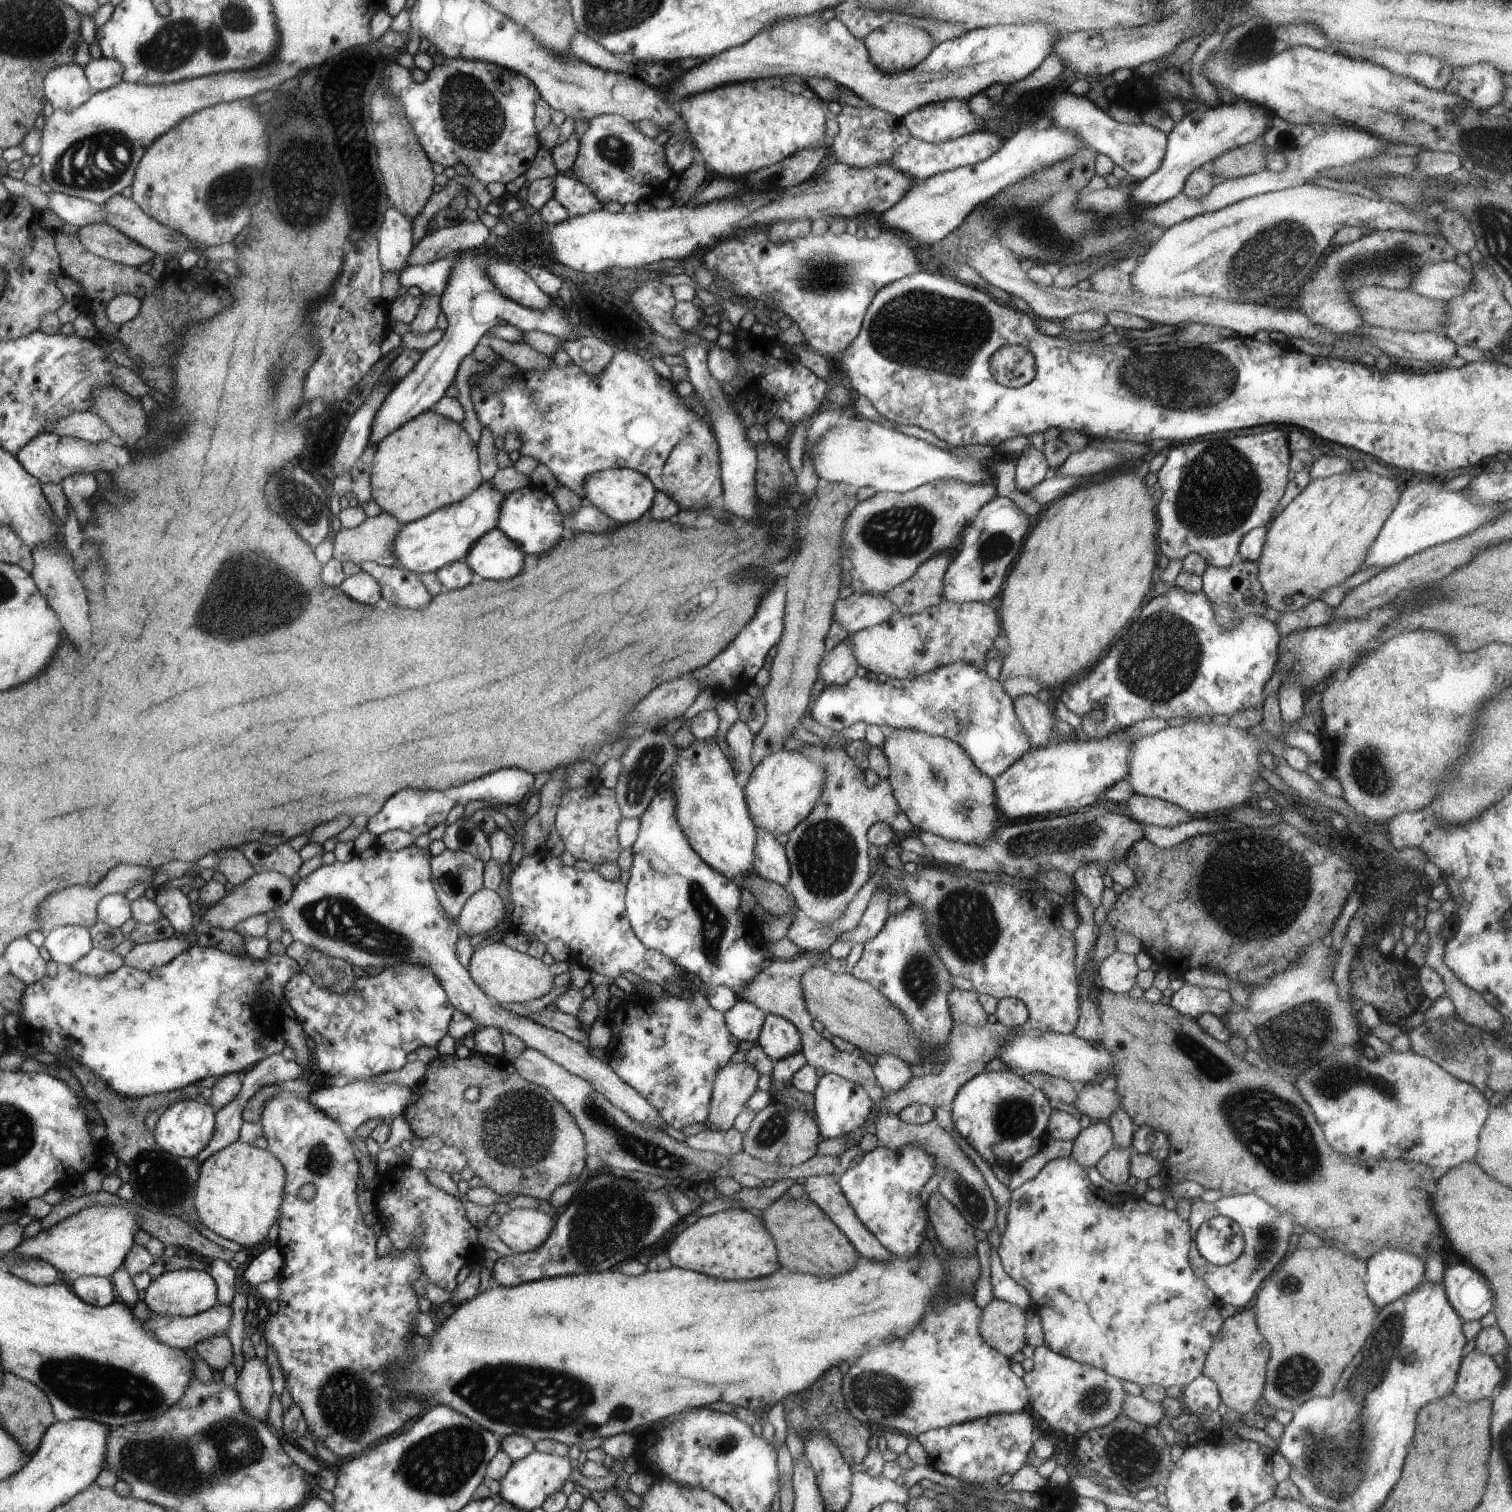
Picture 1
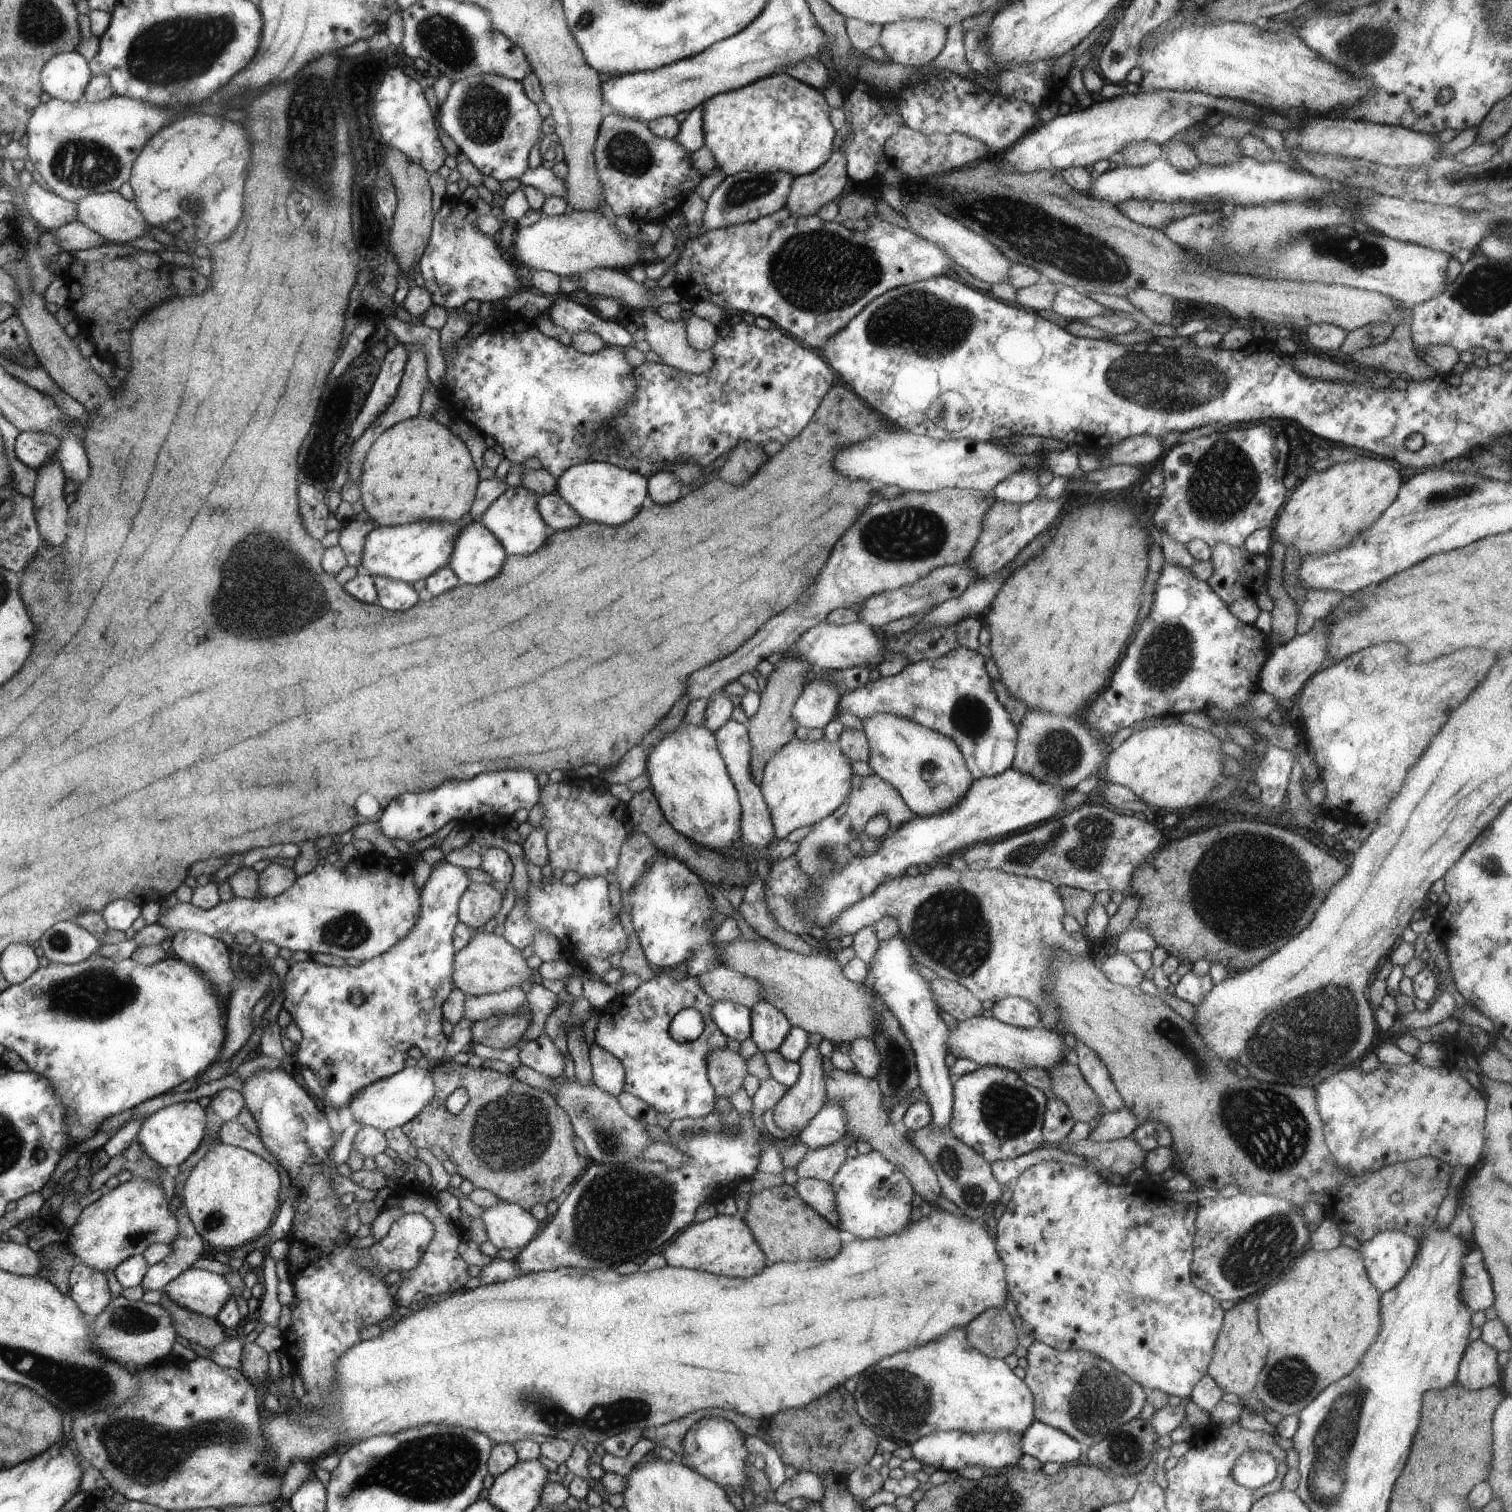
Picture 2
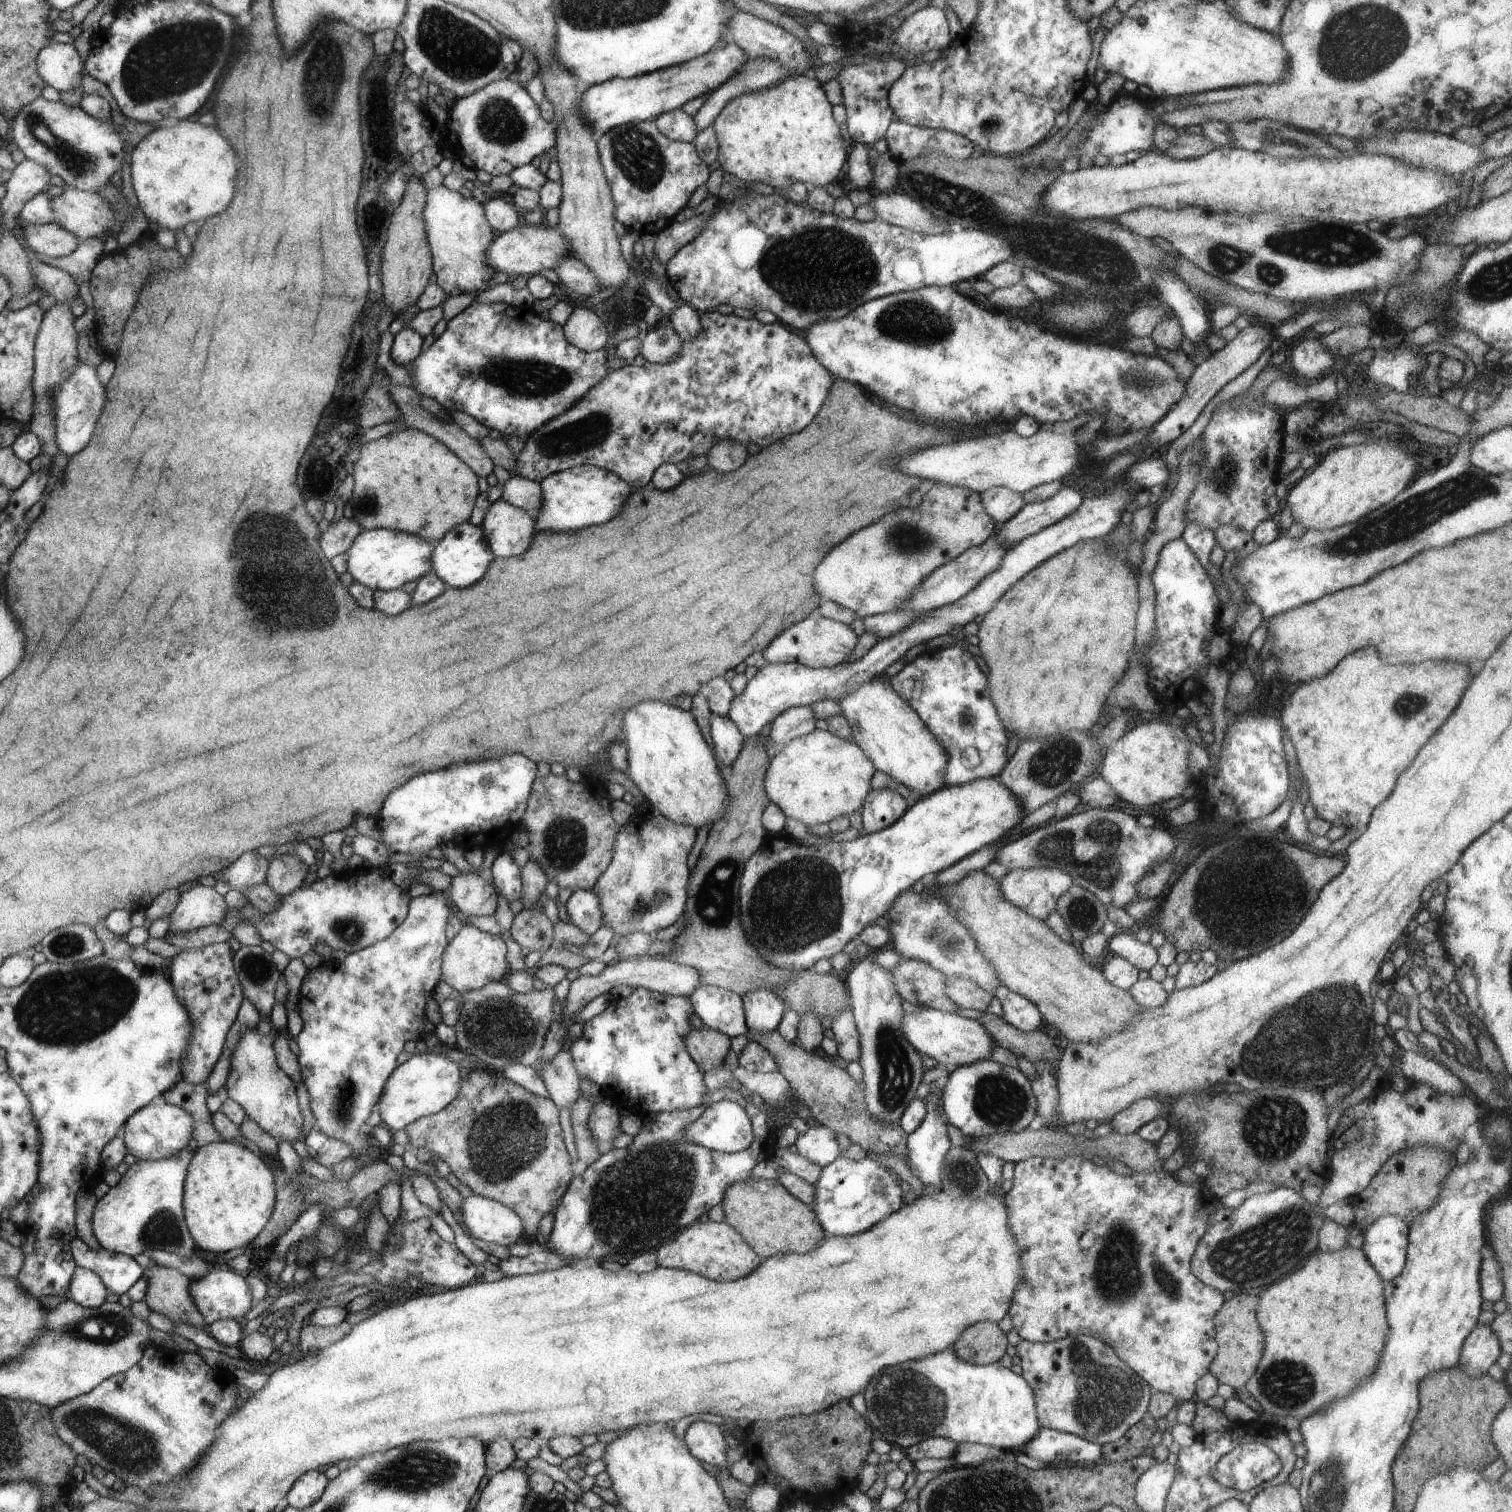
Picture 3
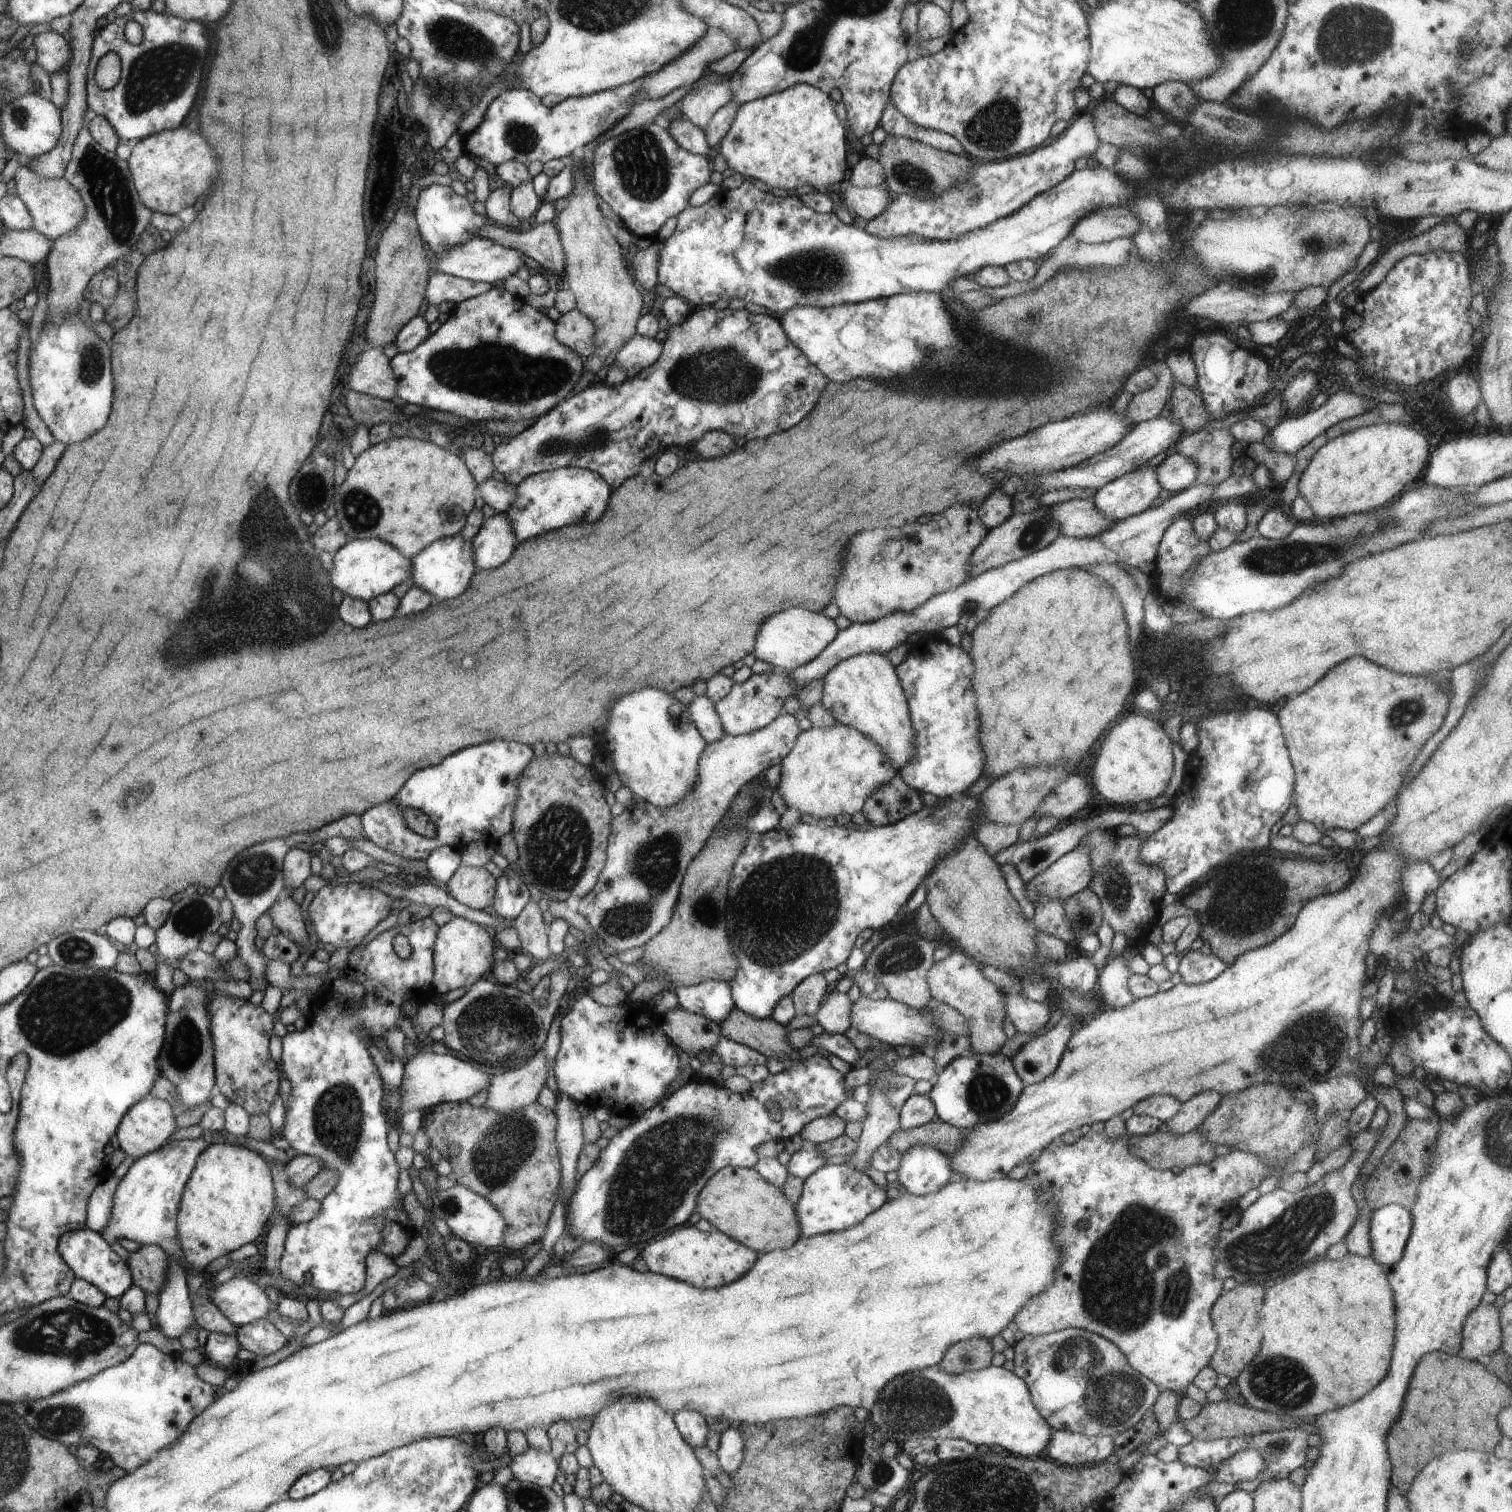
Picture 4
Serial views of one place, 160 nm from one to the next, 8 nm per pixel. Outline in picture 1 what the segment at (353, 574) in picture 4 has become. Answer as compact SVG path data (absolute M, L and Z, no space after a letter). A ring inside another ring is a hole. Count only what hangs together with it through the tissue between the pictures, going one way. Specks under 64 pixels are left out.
M484 481L483 485L480 485L478 489L462 500L443 506L419 521L405 524L403 530L397 535L393 543L393 553L406 570L416 571L419 575L424 572L436 572L451 562L464 561L479 538L484 537L491 530L497 528L500 522L501 505L505 500L505 496L506 494L492 481Z

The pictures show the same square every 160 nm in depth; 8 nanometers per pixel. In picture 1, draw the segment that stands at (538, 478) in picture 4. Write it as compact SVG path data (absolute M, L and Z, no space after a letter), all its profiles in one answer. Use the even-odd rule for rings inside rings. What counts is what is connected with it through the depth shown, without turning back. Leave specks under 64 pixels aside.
M604 469L590 474L585 479L585 496L589 504L594 505L610 518L618 520L620 524L626 524L630 520L642 518L655 502L657 496L655 483L642 472L629 469Z

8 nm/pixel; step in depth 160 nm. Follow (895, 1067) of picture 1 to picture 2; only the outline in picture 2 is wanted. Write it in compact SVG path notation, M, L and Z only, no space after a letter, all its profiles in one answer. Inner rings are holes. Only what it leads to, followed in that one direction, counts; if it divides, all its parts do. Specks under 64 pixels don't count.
M855 1039L850 1043L850 1059L855 1071L868 1079L877 1080L881 1072L882 1058L873 1041L869 1039Z

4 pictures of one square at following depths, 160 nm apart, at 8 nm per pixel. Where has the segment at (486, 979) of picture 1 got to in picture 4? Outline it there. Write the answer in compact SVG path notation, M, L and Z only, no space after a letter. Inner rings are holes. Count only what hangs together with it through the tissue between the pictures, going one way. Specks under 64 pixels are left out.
M452 917L452 920L439 927L439 934L435 944L435 987L438 994L456 990L456 988L470 988L476 981L480 981L493 970L494 967L494 938L490 929L462 917Z

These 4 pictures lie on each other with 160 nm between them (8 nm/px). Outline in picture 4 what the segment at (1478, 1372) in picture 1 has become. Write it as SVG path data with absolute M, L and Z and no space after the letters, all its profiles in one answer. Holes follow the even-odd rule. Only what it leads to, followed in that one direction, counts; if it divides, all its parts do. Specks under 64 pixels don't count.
M1481 1302L1466 1317L1461 1334L1460 1358L1477 1361L1478 1356L1492 1357L1501 1348L1499 1310Z

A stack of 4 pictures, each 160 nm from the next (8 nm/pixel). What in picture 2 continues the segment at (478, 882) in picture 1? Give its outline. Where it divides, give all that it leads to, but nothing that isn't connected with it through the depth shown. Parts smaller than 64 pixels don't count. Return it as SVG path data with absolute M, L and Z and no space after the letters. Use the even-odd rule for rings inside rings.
M448 861L436 865L423 888L421 916L412 932L394 945L387 953L364 961L359 967L345 965L329 967L315 960L295 962L289 967L284 990L283 1009L302 1031L302 1042L296 1058L301 1067L314 1072L326 1098L340 1108L348 1106L352 1097L366 1085L386 1079L405 1070L408 1050L420 1044L418 1050L428 1060L440 1062L446 1049L446 1036L442 1032L444 1018L442 1006L457 988L454 979L454 934L459 922L459 900L472 882L467 868ZM352 988L358 988L365 997L361 1006L354 1006L349 999Z

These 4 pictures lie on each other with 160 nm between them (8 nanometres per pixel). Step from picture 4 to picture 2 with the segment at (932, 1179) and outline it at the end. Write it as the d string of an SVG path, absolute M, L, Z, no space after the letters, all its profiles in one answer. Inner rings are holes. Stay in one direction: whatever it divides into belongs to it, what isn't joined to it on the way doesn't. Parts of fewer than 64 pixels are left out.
M899 932L893 938L879 942L863 984L873 991L900 1024L901 1032L906 1036L915 1057L919 1085L933 1114L933 1127L944 1132L944 1128L950 1128L953 1112L953 1086L949 1074L950 1055L946 1050L948 1027L943 1020L944 1013L938 1008L932 993L931 982L920 976L916 964L905 939Z

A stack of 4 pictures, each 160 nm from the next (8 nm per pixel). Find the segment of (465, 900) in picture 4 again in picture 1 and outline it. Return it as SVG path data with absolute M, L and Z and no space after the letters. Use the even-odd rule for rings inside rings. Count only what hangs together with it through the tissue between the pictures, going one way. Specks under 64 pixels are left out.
M483 888L474 894L463 906L457 918L458 928L464 936L484 935L484 941L493 939L485 935L492 934L502 922L506 906L494 890Z

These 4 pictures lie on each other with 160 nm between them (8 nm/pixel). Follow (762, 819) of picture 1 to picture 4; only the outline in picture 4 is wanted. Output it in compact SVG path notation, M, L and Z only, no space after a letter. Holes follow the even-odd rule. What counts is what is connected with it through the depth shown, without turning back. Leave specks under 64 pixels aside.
M838 722L833 727L813 726L802 731L780 768L780 781L774 792L783 798L787 808L818 818L861 812L866 799L897 773L871 739Z

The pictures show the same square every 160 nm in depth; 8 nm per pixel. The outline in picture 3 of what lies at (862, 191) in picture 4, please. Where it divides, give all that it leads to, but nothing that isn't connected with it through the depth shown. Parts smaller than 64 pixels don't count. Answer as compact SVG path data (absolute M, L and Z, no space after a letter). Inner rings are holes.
M895 190L872 196L869 203L877 219L923 235L946 235L948 228L932 211L926 210L920 201Z

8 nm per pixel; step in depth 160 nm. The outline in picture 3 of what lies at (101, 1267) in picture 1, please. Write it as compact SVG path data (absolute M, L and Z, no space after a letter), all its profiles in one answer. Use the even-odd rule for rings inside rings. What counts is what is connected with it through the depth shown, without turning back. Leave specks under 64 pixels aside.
M189 1143L174 1157L159 1161L139 1161L131 1166L116 1186L97 1200L91 1225L102 1249L134 1258L150 1250L166 1250L180 1256L197 1254L197 1246L183 1211L187 1166L193 1157Z

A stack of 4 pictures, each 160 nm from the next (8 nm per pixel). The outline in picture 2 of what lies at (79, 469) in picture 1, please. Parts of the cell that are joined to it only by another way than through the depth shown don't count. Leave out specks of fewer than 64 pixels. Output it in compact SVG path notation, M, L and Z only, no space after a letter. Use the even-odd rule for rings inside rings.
M21 431L14 443L14 452L17 459L23 462L28 468L38 471L41 467L46 465L54 456L56 456L57 449L60 446L61 440L56 435L47 435L44 433L33 433L30 431Z

